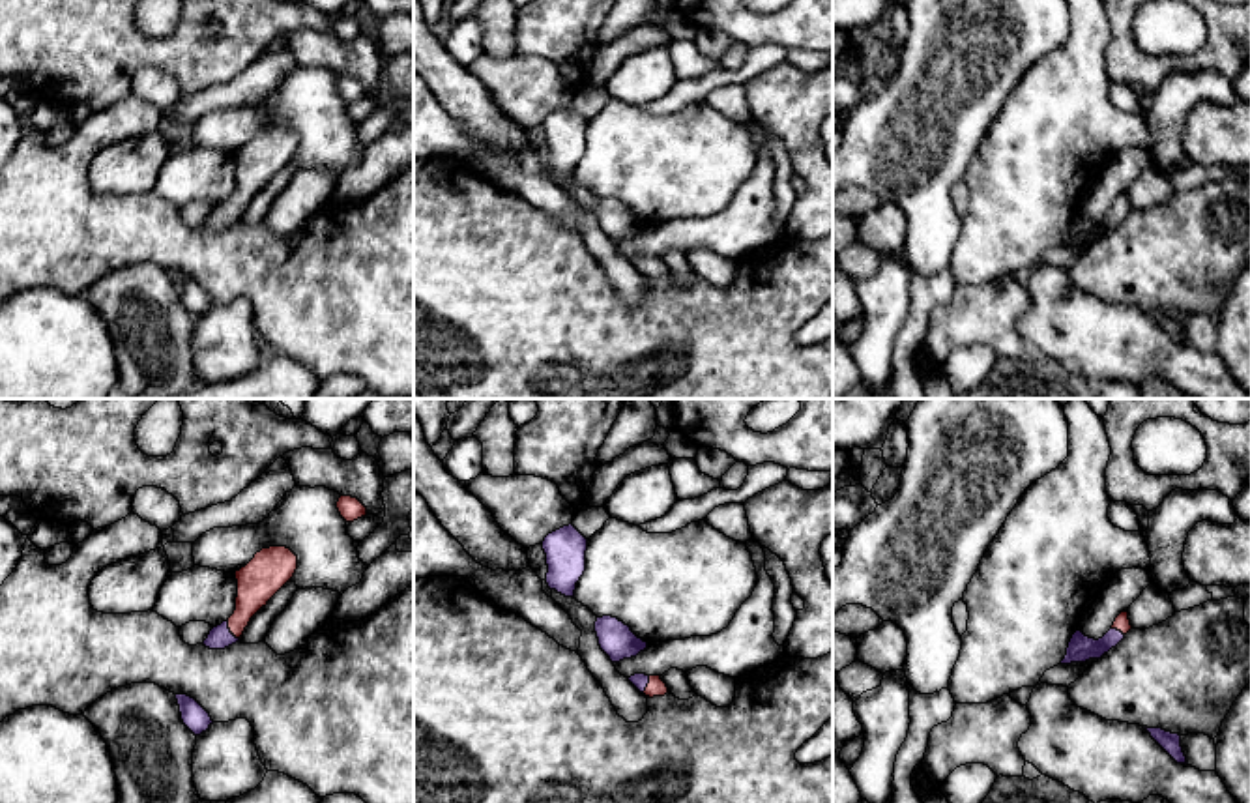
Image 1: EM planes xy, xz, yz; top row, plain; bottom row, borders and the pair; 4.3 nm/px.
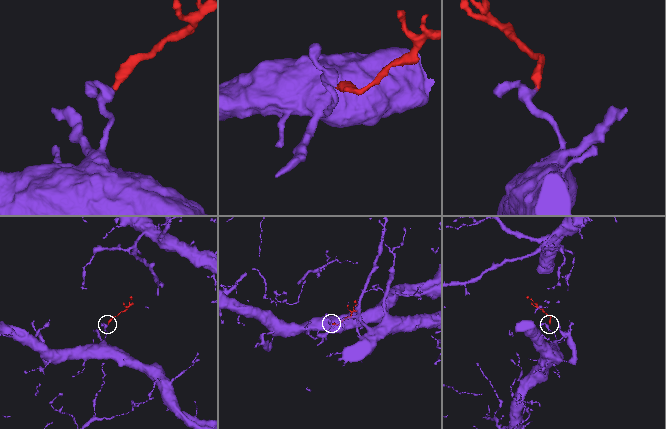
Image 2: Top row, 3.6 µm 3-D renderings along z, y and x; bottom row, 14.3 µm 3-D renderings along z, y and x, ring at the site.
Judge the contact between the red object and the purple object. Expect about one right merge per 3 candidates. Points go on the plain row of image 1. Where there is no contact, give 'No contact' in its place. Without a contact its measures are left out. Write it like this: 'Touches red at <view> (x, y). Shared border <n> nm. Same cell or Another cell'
Touches red at xy (229, 208). Shared border 100 nm. Same cell

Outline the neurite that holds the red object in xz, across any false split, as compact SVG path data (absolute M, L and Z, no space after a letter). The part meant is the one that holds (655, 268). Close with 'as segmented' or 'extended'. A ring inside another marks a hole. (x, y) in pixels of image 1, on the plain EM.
M634 255L629 258L629 262L649 279L664 277L668 273L668 268L661 256Z | extended

